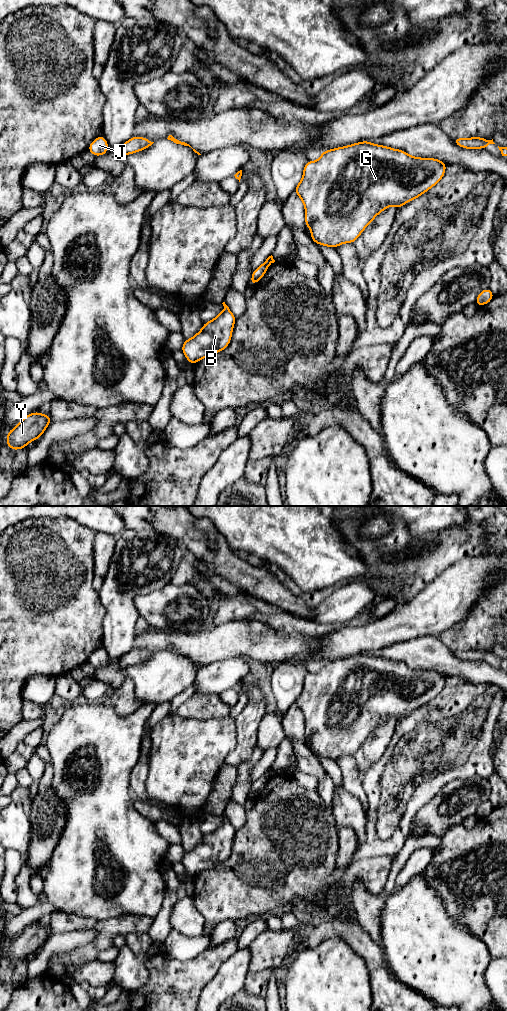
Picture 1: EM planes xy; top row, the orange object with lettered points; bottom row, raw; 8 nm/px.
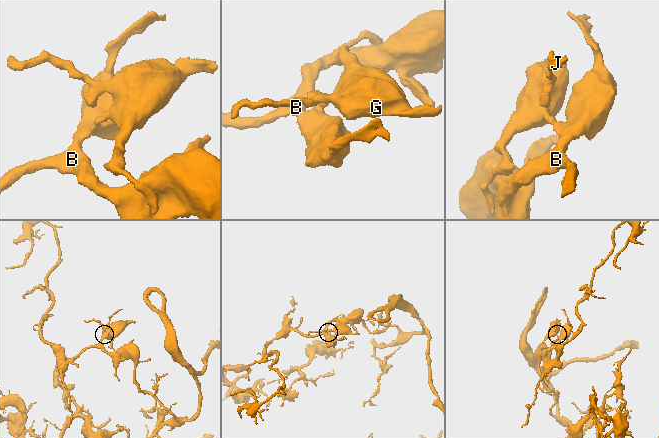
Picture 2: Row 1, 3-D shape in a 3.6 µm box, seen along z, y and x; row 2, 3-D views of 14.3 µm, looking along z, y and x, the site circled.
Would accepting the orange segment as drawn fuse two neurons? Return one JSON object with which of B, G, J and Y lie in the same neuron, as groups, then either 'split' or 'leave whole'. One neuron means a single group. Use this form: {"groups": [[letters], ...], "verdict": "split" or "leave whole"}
{"groups": [["B", "Y"], ["G", "J"]], "verdict": "split"}

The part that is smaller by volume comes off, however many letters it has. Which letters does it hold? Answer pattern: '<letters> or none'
G, J

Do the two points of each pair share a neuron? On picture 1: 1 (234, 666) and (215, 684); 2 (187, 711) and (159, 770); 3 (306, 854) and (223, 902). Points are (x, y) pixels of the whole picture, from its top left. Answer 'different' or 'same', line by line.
1: same
2: different
3: same

